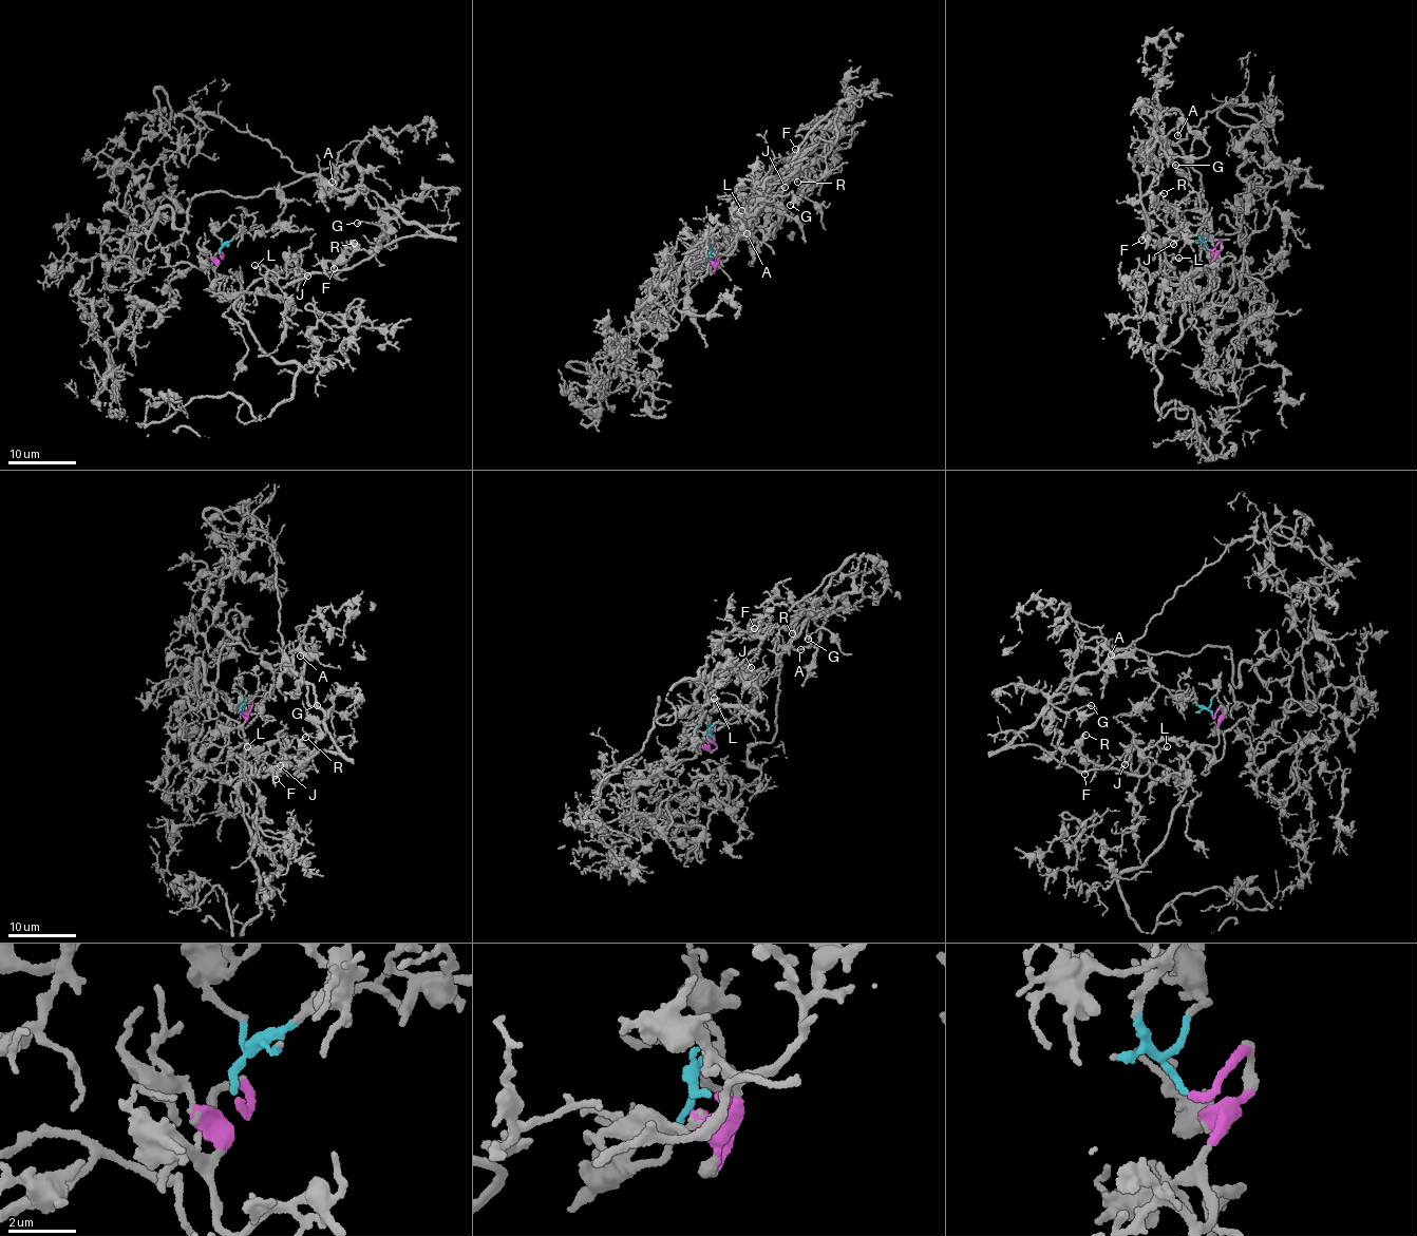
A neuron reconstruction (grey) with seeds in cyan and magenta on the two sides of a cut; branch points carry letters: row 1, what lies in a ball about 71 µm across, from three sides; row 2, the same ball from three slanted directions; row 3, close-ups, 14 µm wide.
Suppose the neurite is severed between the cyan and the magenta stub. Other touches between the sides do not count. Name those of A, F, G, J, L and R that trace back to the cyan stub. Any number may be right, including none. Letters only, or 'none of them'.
none of them

